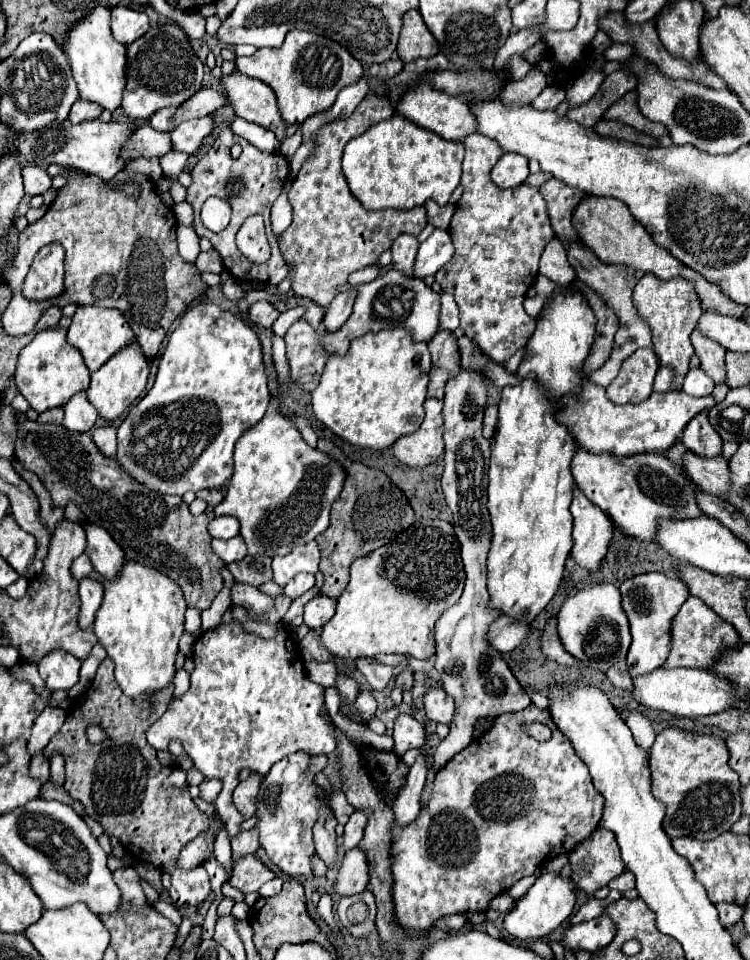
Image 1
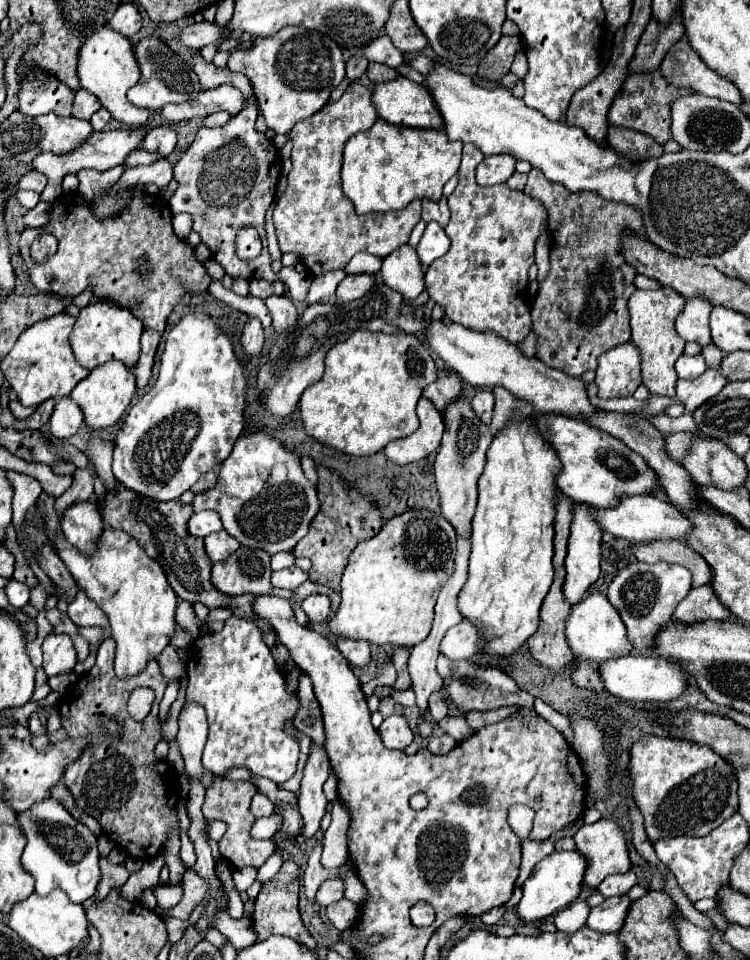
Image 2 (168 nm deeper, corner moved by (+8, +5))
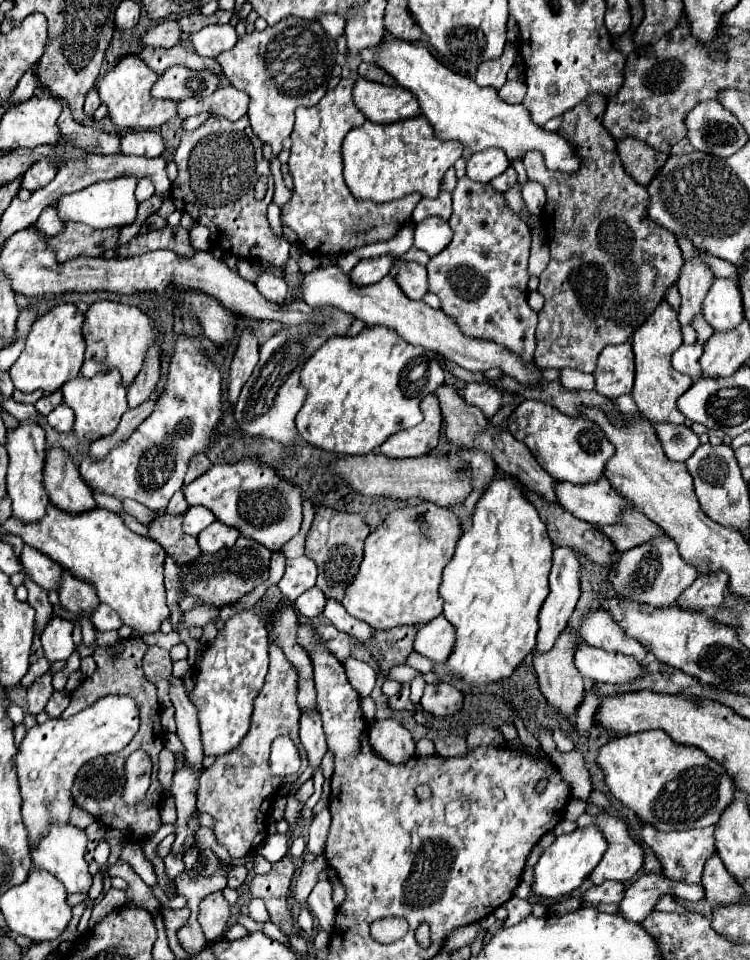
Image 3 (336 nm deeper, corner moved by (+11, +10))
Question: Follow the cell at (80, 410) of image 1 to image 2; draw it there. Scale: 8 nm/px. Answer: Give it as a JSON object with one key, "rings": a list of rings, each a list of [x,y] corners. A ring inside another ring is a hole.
{"rings":[[[63,398],[57,402],[53,414],[51,414],[51,420],[49,420],[49,428],[51,432],[65,440],[69,436],[73,436],[79,426],[83,424],[83,412],[81,408],[71,400],[71,398]]]}

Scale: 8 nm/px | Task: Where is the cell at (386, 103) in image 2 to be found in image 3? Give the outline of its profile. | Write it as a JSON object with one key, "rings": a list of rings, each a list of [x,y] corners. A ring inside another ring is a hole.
{"rings":[[[358,77],[352,95],[356,107],[374,123],[396,123],[420,115],[416,97],[400,85],[390,87]]]}

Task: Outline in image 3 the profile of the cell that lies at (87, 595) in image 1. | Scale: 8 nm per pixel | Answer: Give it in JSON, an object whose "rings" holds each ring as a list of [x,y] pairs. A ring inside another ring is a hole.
{"rings":[[[100,603],[96,609],[92,609],[90,621],[94,623],[94,627],[98,631],[110,631],[110,629],[120,629],[122,627],[120,617],[112,611],[112,607],[108,607],[104,603]]]}

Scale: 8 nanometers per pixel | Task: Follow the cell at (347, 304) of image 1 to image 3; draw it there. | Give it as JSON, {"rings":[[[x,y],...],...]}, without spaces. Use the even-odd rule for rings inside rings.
{"rings":[[[382,255],[382,257],[372,257],[372,259],[362,259],[352,271],[350,271],[350,279],[354,285],[366,287],[366,285],[374,285],[378,283],[382,277],[386,277],[392,269],[392,255]]]}

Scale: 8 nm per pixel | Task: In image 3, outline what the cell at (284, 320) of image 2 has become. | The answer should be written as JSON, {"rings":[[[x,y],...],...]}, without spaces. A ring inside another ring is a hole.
{"rings":[[[262,273],[262,277],[256,281],[256,287],[270,303],[284,305],[286,295],[288,295],[288,287],[286,287],[286,281],[282,277],[274,277],[270,273]]]}

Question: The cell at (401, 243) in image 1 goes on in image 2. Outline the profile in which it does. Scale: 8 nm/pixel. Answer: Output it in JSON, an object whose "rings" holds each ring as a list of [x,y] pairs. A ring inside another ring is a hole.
{"rings":[[[407,244],[383,258],[381,276],[387,286],[403,296],[403,300],[415,300],[425,290],[423,264],[419,262],[415,248]]]}

